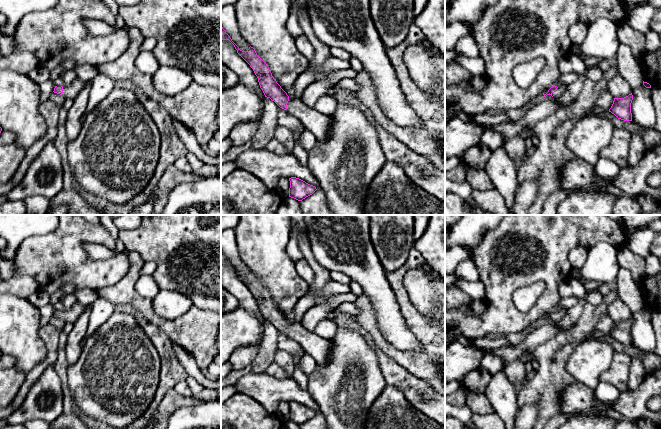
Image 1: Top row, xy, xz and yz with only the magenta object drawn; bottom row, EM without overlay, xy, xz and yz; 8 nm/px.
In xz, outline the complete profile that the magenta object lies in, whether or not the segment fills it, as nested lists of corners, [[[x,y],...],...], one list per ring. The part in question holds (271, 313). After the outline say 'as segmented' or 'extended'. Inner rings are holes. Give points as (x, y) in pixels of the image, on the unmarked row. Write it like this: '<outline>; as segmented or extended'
[[[221,250],[221,264],[229,264],[237,277],[250,289],[258,302],[260,312],[265,321],[270,322],[280,332],[289,335],[297,341],[305,352],[317,363],[325,364],[332,348],[331,340],[318,336],[314,331],[306,330],[300,323],[289,321],[272,300],[267,288],[257,279],[253,271],[245,276],[232,265],[230,260]]]; extended

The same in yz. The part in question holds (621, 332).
[[[632,317],[624,322],[614,322],[609,336],[614,338],[618,343],[632,345],[631,327],[633,324]]]; as segmented

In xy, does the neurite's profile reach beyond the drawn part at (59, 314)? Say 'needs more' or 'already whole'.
needs more

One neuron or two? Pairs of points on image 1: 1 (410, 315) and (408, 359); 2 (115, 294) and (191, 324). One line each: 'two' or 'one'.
1: one
2: one

